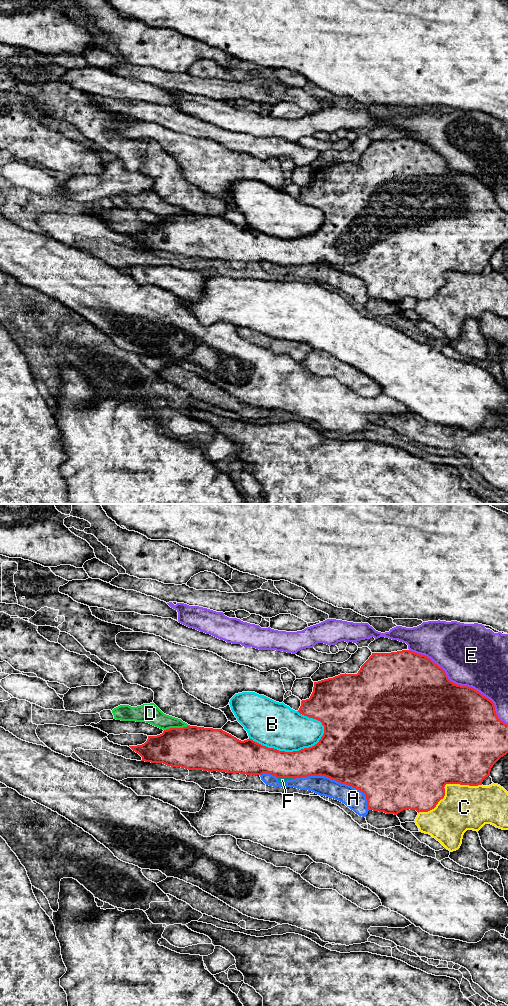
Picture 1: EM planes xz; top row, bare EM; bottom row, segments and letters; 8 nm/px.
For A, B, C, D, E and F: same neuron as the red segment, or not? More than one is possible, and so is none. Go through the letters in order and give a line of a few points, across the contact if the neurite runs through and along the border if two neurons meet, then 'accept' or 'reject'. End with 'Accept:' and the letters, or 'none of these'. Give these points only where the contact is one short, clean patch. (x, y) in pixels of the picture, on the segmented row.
A: reject
B: reject
C: reject
D: reject
E: reject
F: reject
Accept: none of these

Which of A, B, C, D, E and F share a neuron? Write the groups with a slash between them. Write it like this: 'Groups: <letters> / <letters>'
Groups: A F / B / C / D / E

